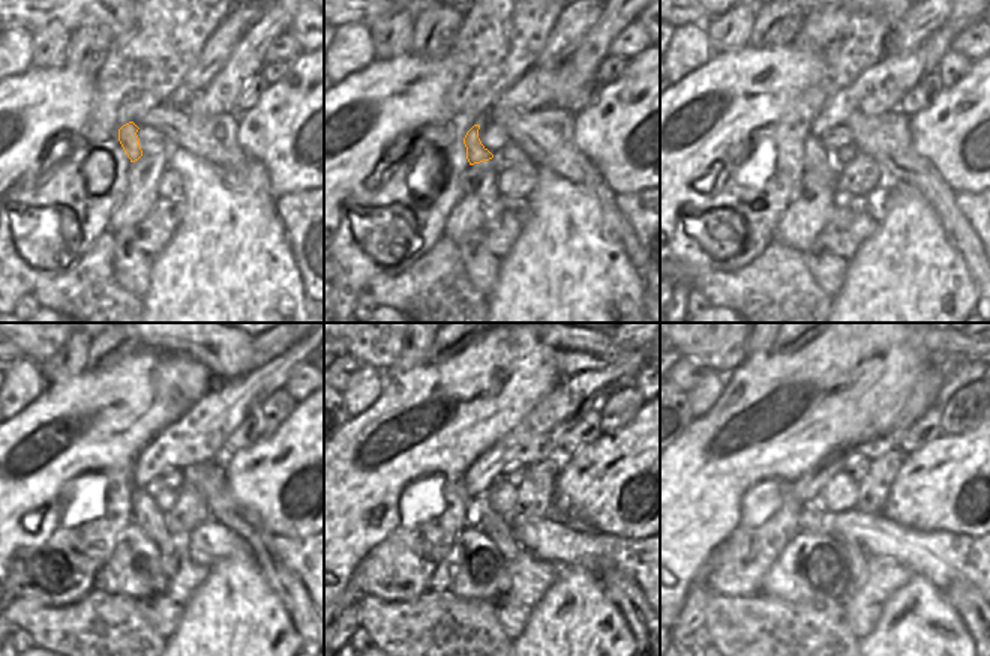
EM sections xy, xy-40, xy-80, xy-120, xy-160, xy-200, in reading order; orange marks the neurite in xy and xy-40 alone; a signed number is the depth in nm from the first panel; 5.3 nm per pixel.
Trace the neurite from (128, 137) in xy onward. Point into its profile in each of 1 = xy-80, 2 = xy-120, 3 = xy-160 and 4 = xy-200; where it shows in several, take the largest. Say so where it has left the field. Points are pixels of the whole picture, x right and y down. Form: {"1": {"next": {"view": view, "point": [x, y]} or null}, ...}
{"1": {"next": {"view": "xy-80", "point": [815, 158]}}, "2": {"next": {"view": "xy-120", "point": [144, 511]}}, "3": {"next": {"view": "xy-160", "point": [480, 515]}}, "4": {"next": {"view": "xy-200", "point": [858, 559]}}}

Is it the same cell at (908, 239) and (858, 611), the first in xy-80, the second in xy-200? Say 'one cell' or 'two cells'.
two cells

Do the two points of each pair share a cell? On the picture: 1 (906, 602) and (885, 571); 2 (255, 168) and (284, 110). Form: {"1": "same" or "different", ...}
{"1": "different", "2": "different"}

